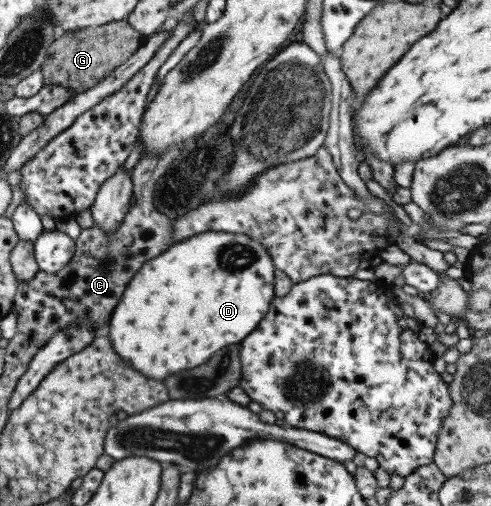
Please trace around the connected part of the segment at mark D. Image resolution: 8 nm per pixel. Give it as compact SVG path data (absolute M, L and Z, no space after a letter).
M207 231L181 239L169 245L169 248L160 252L151 260L147 260L127 282L126 288L123 290L117 305L115 305L107 320L109 342L111 342L114 351L128 365L131 365L131 368L134 368L147 378L157 378L157 381L161 381L161 378L164 379L169 374L175 374L175 372L181 372L181 370L187 370L187 368L195 368L203 364L215 350L219 350L219 348L223 348L227 344L239 344L255 330L263 315L270 308L271 301L275 298L273 270L275 269L273 264L271 264L271 257L267 254L267 249L262 244L251 240L250 236L245 236L241 233Z

